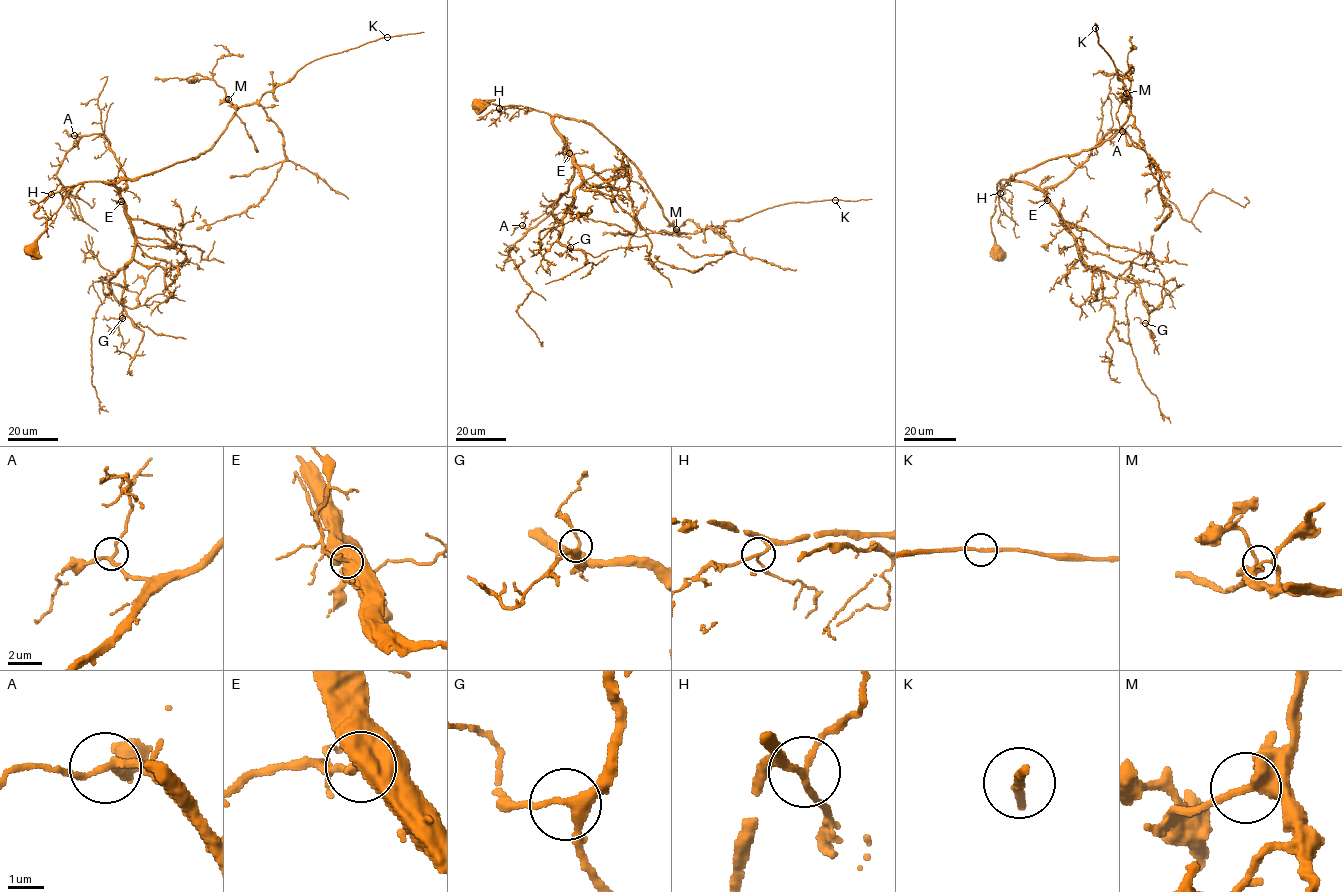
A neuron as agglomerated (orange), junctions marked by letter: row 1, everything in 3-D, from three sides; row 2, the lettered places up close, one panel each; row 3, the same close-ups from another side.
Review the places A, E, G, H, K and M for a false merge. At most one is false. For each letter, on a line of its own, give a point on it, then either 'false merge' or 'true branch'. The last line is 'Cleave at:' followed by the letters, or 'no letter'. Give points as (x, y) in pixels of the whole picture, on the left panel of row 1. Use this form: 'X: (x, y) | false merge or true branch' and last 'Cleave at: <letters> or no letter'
A: (74, 135) | true branch
E: (121, 201) | true branch
G: (122, 318) | true branch
H: (51, 194) | true branch
K: (387, 37) | true branch
M: (228, 99) | true branch
Cleave at: no letter

